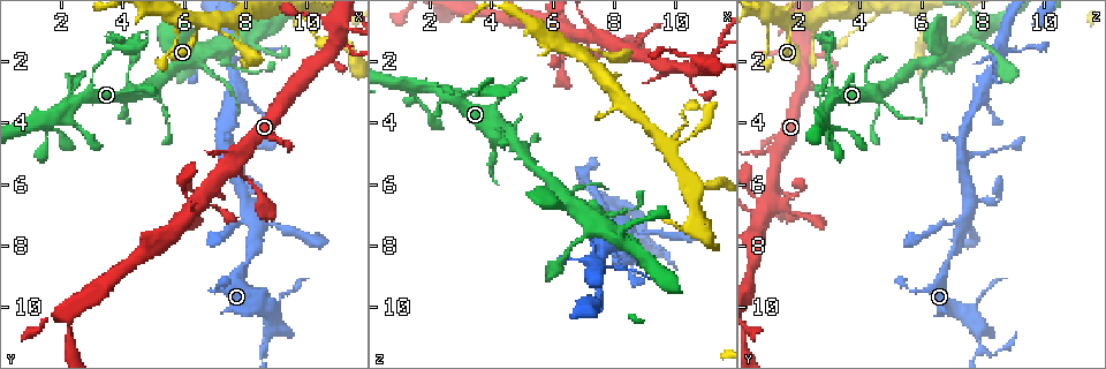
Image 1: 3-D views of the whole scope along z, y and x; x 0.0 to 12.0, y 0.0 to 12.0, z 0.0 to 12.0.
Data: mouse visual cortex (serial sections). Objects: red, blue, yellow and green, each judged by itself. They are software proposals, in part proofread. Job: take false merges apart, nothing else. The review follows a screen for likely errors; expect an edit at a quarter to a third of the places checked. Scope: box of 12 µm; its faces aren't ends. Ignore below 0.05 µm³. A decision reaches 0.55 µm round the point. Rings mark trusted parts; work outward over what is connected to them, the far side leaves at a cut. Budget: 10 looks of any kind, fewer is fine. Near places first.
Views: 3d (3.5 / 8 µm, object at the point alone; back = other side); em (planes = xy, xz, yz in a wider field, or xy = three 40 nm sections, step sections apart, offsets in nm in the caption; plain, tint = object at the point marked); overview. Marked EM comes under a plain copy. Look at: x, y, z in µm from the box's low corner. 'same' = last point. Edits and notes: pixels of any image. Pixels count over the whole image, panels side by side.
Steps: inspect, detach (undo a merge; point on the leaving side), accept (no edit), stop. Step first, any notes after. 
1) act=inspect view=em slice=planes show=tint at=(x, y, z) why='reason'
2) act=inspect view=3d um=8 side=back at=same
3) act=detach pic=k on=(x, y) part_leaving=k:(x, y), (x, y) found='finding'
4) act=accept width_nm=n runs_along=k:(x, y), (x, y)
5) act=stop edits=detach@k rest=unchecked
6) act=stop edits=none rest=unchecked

act=inspect view=3d um=3.5 at=(2.9, 2.5, 3.2) why='a narrow waist'

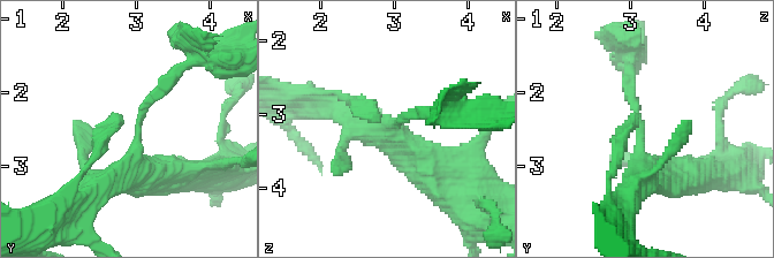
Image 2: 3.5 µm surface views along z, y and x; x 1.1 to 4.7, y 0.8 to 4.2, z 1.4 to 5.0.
act=inspect view=em slice=xy step=1 show=tint at=(3.00, 2.45, 3.15) arm_widths_nm=200,350

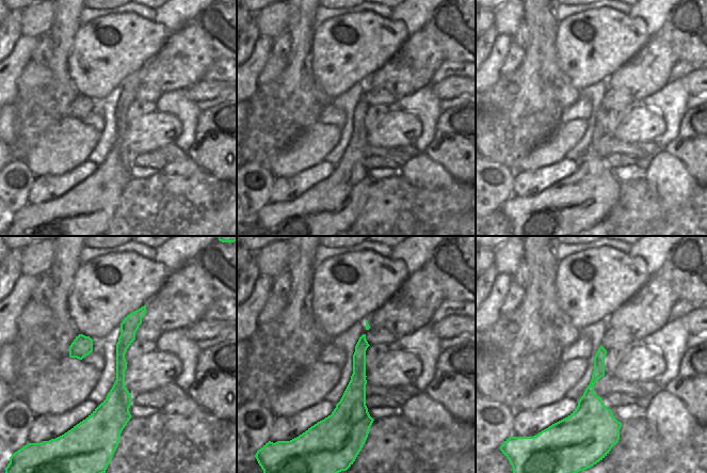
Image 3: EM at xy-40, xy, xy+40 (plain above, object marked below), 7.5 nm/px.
act=detach pic=2 on=(627, 81) part_leaving=2:(637, 112), (628, 95), (628, 59) found='two cells meet here'

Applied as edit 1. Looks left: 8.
act=inspect view=overview why='redraw'

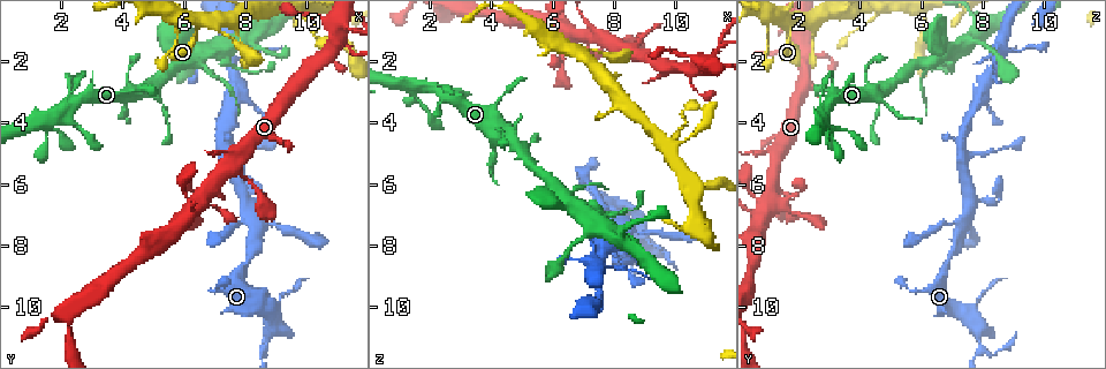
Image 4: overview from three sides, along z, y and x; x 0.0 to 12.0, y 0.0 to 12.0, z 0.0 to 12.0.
act=inspect view=3d um=3.5 at=(8.4, 6.5, 8.0) why='thick turns thin'

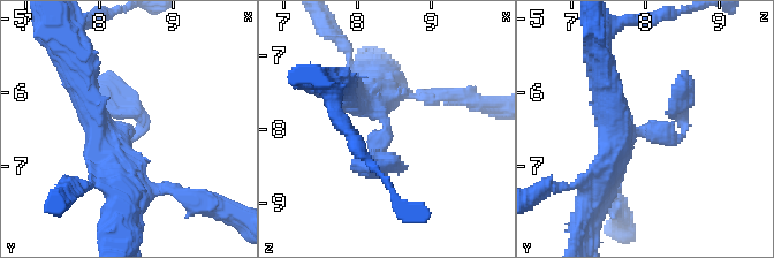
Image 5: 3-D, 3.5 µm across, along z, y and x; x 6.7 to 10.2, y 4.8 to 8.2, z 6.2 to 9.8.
act=inspect view=em slice=xy step=5 show=tint at=(8.40, 6.55, 7.95) why='now the EM'

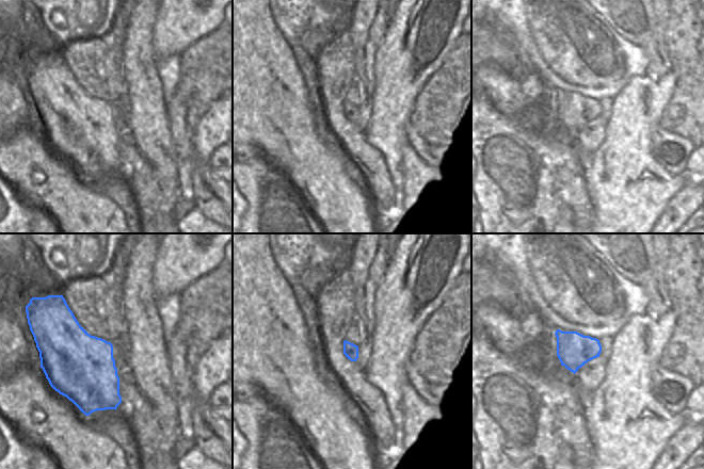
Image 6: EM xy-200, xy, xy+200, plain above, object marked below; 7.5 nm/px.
act=accept runs_along=5:(596, 182), (628, 133), (669, 126), (684, 90) found='continuous, no second cell'

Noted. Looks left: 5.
act=inspect view=3d um=3.5 at=(10.9, 0.9, 2.0) why='small branch off a trunk'

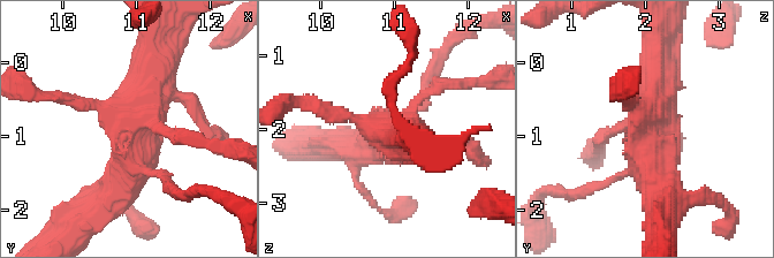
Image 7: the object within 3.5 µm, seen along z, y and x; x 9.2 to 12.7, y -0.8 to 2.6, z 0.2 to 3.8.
act=inspect view=em slice=xy step=1 show=tint at=(10.95, 0.90, 2.00) why='need the tissue'

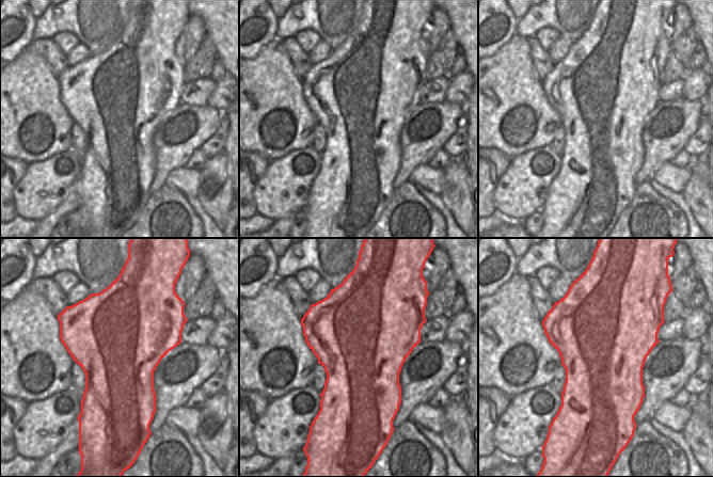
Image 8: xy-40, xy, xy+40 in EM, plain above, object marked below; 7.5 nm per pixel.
act=accept runs_along=7:(105, 202), (161, 68) found='continuous, no second cell'

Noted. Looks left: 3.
act=inspect view=3d um=3.5 at=(6.6, 0.8, 1.6) why='two arms at a narrow angle'

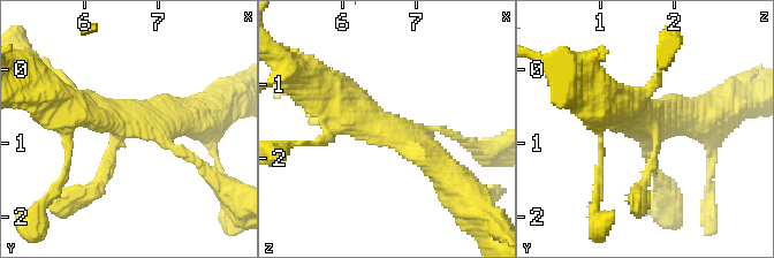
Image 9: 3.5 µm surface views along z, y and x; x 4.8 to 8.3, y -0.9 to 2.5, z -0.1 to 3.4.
act=inspect view=em slice=xy step=2 show=tint at=(6.50, 0.80, 1.65) why='now the EM'

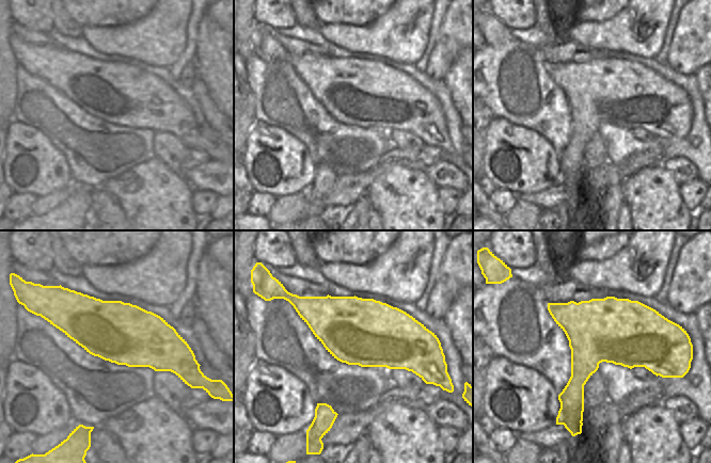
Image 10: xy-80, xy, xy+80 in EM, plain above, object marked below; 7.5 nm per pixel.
act=accept found='all the same cell'

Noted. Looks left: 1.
act=stop edits=detach@2 rest=unchecked

